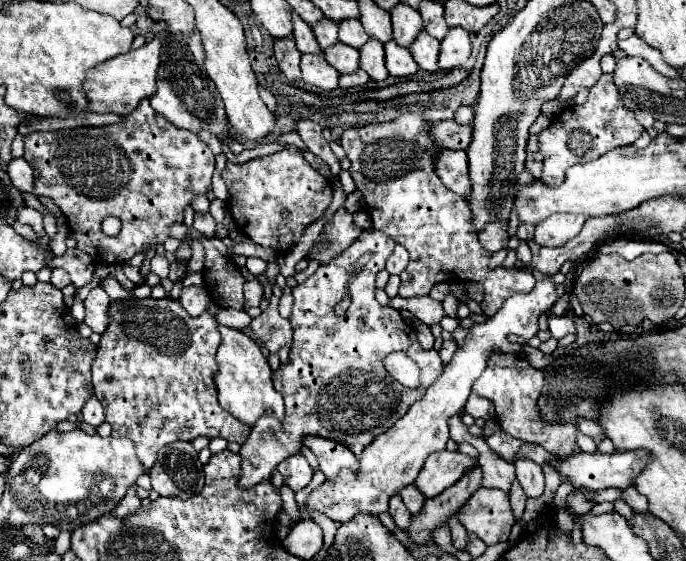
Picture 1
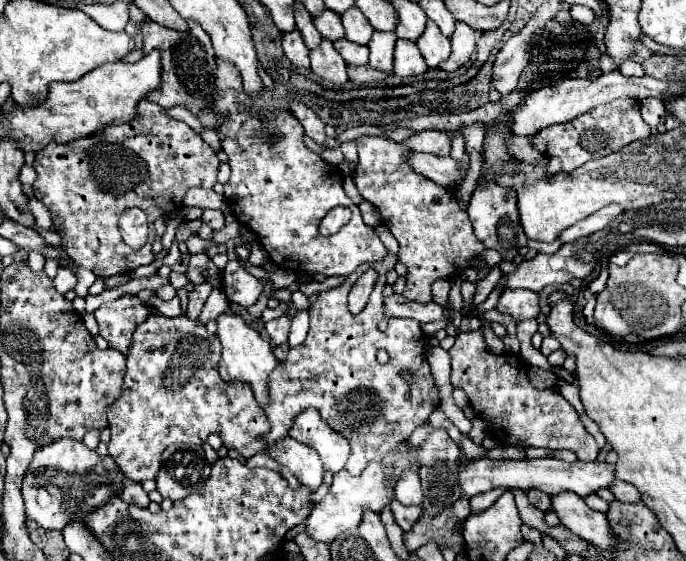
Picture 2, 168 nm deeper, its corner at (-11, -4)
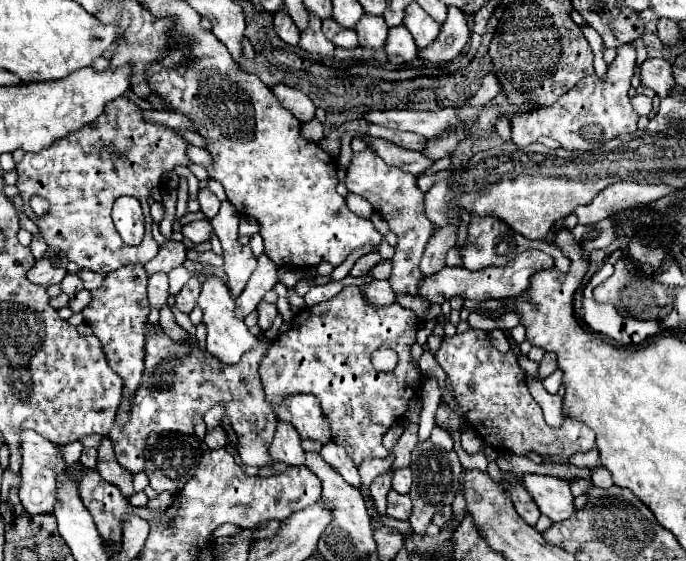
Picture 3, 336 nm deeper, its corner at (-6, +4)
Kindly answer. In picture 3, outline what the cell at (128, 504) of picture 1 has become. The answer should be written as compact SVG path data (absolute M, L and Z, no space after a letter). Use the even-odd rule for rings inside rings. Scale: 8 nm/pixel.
M104 436L100 446L98 446L98 464L96 464L96 470L100 472L100 476L118 486L120 492L130 498L134 494L134 488L132 488L132 474L126 472L126 468L122 468L114 456L114 450L112 450L112 442L110 442L110 436Z

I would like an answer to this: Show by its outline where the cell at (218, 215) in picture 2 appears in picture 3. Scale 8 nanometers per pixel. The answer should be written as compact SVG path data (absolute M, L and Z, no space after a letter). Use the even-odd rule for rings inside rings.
M202 188L198 192L198 202L200 202L200 210L206 214L208 220L212 220L220 210L220 200L208 188Z

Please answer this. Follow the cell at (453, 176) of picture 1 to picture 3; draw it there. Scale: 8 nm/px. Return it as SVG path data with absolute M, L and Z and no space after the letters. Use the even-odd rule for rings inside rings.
M362 136L362 140L390 166L396 166L400 170L406 170L414 176L420 176L428 166L432 166L434 162L428 160L422 152L410 152L406 148L400 148L388 140L382 138L372 138L372 136Z

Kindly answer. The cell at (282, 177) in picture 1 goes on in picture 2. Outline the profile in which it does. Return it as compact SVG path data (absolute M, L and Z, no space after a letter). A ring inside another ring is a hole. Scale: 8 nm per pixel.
M217 60L217 70L215 70L215 86L217 86L217 96L215 96L215 106L213 110L223 116L223 126L221 126L221 142L223 142L223 152L229 156L229 166L231 166L231 178L225 184L225 198L235 214L235 218L251 228L261 242L261 246L267 250L269 258L285 270L291 272L305 272L305 274L325 274L325 276L347 276L351 274L361 262L371 262L371 260L381 260L381 256L387 254L385 246L377 236L374 228L365 226L359 208L347 198L343 190L343 176L335 166L325 164L315 152L311 152L303 144L303 126L299 120L285 110L275 110L273 116L263 122L261 116L253 110L255 106L251 104L251 98L243 92L241 86L241 76L239 72L221 60ZM281 132L279 144L267 144L265 136L267 134L277 134ZM335 206L347 206L353 216L351 220L333 236L319 236L317 226L321 218Z

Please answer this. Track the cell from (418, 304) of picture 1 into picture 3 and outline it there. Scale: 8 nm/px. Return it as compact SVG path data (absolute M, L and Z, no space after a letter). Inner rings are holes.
M372 280L366 286L360 286L360 292L376 306L386 306L394 302L394 292L388 284L388 280Z

